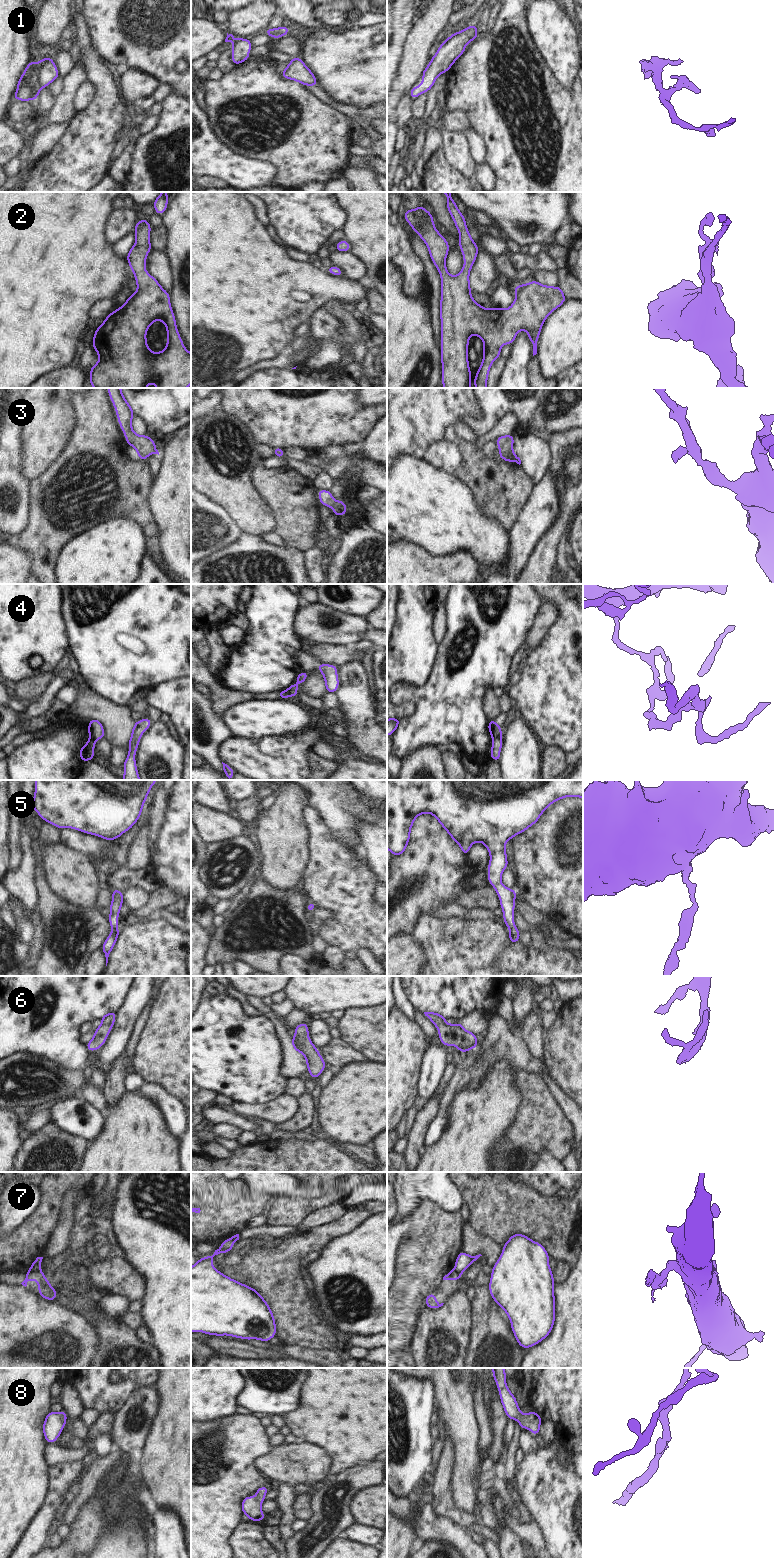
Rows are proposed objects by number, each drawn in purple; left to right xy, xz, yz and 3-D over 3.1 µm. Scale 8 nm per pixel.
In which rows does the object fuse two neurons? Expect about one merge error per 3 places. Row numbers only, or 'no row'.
4, 7

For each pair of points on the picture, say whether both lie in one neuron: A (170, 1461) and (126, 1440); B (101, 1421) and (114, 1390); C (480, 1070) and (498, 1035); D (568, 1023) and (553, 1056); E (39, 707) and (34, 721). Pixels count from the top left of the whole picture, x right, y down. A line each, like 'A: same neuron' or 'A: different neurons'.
A: different neurons
B: different neurons
C: same neuron
D: same neuron
E: different neurons

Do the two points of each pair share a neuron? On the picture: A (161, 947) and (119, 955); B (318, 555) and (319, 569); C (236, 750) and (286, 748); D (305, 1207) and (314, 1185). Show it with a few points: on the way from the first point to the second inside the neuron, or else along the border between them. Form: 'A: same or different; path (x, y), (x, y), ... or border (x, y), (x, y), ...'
A: same; path (151, 951), (129, 953)
B: same; path (318, 558), (318, 566)
C: same; path (248, 750), (274, 750)
D: same; path (310, 1202), (314, 1198), (314, 1190)

